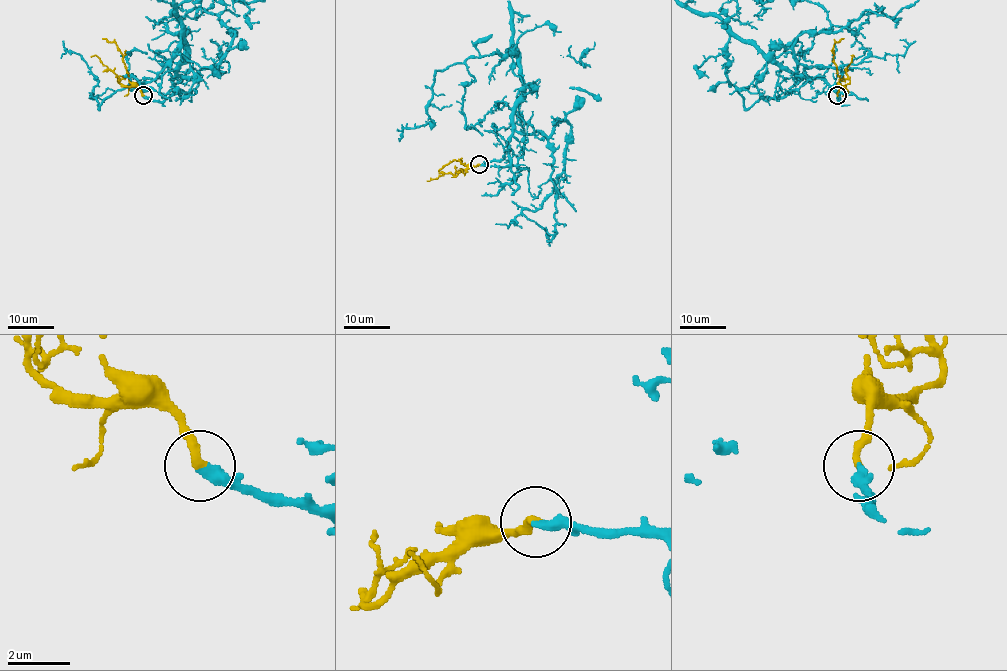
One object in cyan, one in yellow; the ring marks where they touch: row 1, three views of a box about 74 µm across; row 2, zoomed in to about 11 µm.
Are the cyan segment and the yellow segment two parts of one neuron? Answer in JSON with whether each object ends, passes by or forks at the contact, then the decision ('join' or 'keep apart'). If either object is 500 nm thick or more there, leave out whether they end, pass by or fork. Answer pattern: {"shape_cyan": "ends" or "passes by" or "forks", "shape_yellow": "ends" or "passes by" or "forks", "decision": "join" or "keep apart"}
{"shape_cyan": "ends", "shape_yellow": "ends", "decision": "join"}

